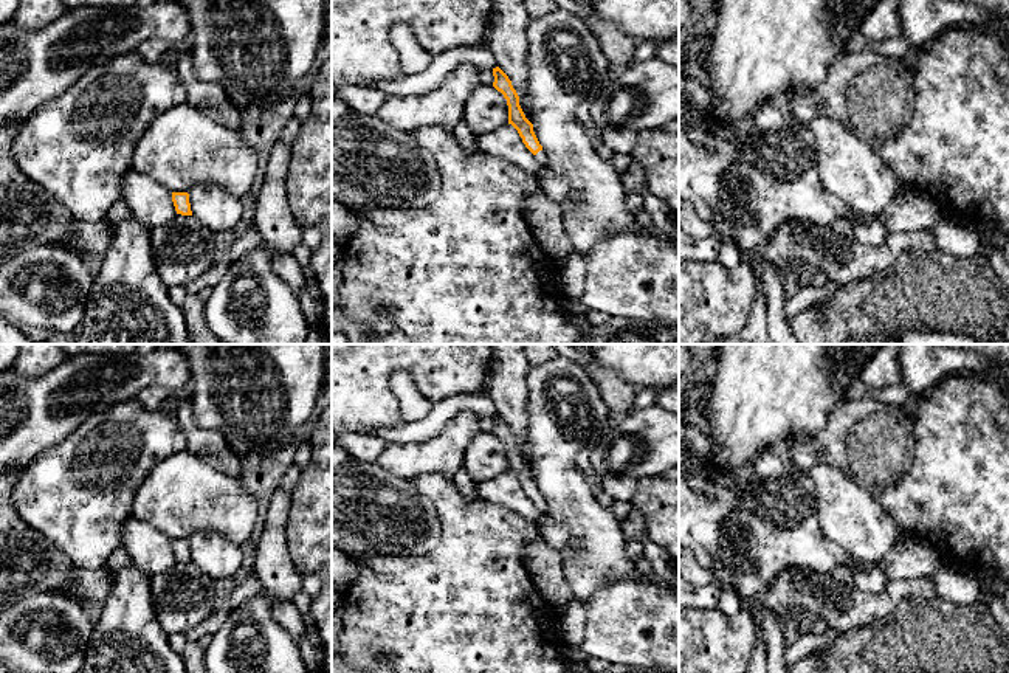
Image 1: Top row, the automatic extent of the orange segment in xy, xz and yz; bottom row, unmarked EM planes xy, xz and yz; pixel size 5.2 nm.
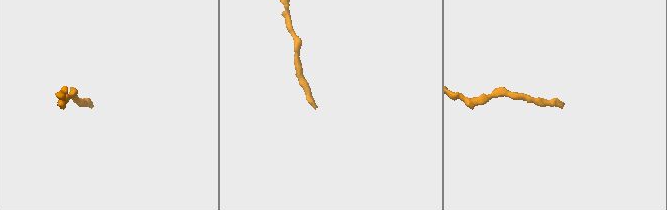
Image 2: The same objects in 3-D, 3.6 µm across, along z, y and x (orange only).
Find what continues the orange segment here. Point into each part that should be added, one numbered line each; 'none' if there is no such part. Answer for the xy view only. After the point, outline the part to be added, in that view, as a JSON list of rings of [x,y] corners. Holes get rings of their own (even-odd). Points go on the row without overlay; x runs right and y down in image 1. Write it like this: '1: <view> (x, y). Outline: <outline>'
none

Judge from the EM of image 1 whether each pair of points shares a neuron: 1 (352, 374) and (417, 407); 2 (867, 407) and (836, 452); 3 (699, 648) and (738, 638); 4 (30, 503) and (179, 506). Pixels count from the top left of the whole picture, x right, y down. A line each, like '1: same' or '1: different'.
1: different
2: same
3: same
4: different

